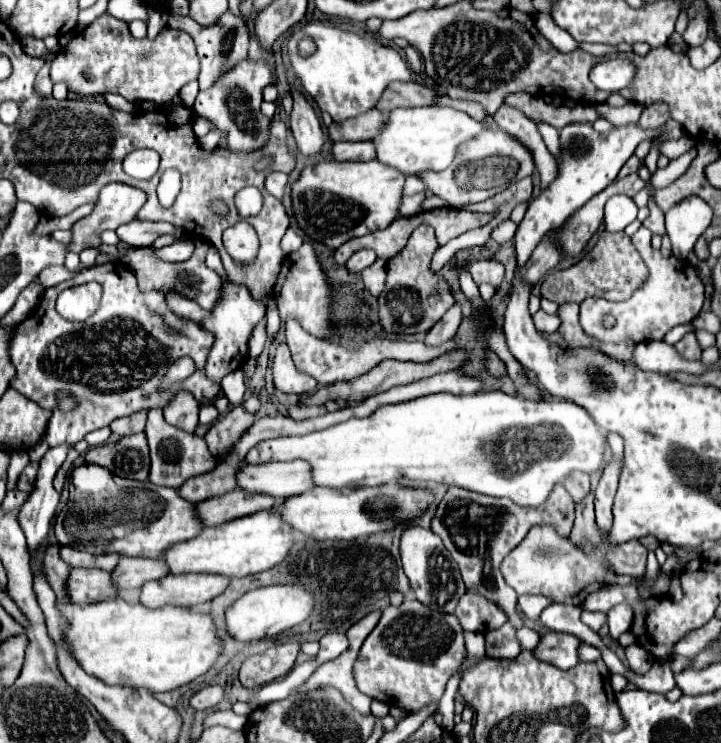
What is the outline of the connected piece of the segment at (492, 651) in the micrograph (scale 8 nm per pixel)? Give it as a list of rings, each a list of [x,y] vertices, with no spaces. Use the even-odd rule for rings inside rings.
[[[504,623],[500,629],[484,633],[486,655],[496,659],[512,659],[520,653],[520,643],[516,639],[516,629],[510,623]]]

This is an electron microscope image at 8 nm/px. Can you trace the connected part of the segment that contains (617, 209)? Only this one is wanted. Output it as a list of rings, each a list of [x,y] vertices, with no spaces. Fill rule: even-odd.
[[[612,195],[604,209],[604,227],[608,231],[622,231],[636,219],[638,207],[626,195]]]

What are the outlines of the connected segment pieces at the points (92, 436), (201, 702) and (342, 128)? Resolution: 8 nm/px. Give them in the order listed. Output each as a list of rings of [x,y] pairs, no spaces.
[[[106,426],[88,433],[84,439],[89,446],[100,446],[107,443],[110,435],[110,428],[109,426]]]
[[[206,685],[204,689],[200,689],[200,691],[196,691],[192,697],[190,697],[190,701],[188,701],[188,705],[192,707],[192,709],[210,709],[210,707],[214,707],[218,701],[222,699],[222,687],[220,685]]]
[[[370,109],[360,117],[352,117],[342,123],[332,123],[328,127],[328,137],[332,141],[368,141],[380,133],[384,121],[386,119],[378,109]]]

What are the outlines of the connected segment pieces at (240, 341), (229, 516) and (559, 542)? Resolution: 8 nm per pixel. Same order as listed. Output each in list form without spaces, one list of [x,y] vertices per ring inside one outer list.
[[[230,281],[222,283],[222,297],[212,307],[210,315],[200,321],[200,327],[214,335],[214,345],[206,359],[206,377],[220,383],[224,375],[230,371],[240,369],[240,365],[248,359],[248,339],[252,335],[252,329],[258,325],[258,321],[266,315],[266,305],[260,301],[254,301],[250,291],[244,285],[232,285]]]
[[[234,489],[232,493],[224,493],[220,497],[196,503],[196,509],[202,525],[220,525],[262,509],[272,509],[274,503],[276,499],[268,495],[256,495],[256,493],[246,493],[242,489]]]
[[[534,525],[524,541],[516,549],[504,557],[500,571],[510,587],[518,595],[544,595],[556,603],[582,605],[584,599],[608,585],[642,585],[646,575],[642,577],[620,577],[614,569],[604,565],[604,557],[600,557],[600,549],[592,549],[592,553],[582,551],[578,545],[570,541],[570,537],[560,537],[552,525]]]

